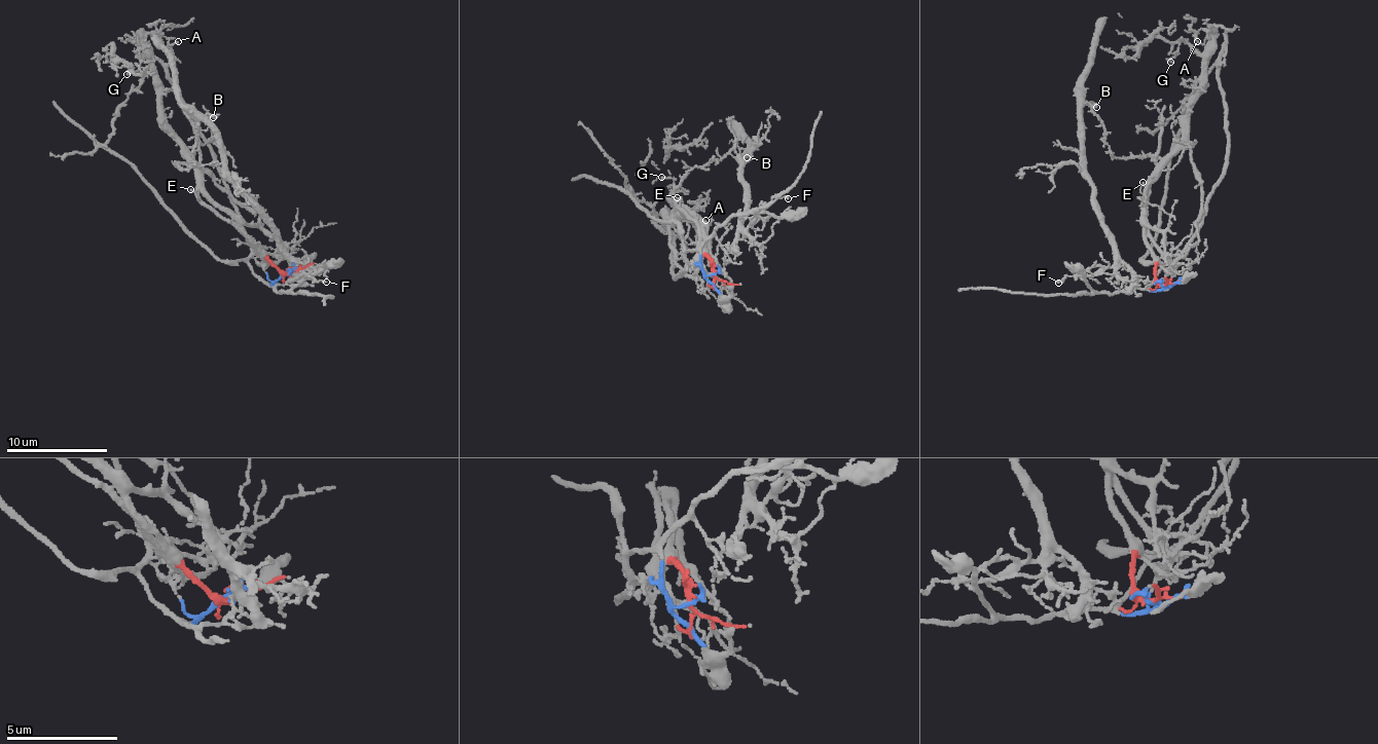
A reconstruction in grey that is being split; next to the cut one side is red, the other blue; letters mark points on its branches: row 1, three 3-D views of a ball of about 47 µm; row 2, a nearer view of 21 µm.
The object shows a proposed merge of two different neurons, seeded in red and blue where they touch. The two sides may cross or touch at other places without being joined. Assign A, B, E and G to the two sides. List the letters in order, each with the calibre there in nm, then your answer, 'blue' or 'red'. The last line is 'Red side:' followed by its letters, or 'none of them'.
A: 110 nm | red
B: 100 nm | red
E: 120 nm | red
G: 120 nm | red
Red side: A, B, E, G

